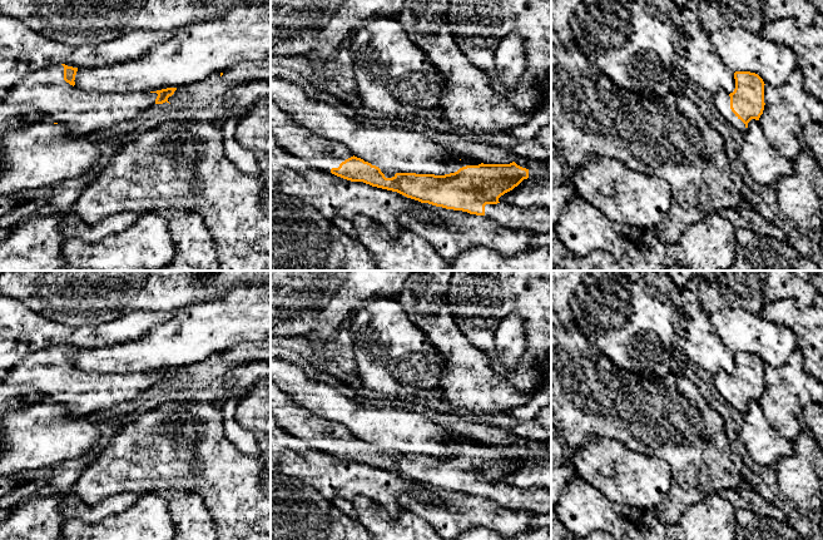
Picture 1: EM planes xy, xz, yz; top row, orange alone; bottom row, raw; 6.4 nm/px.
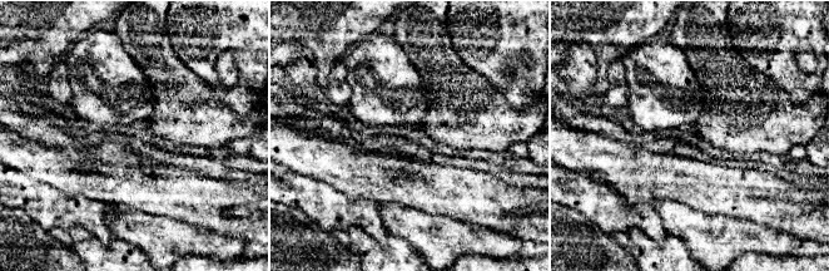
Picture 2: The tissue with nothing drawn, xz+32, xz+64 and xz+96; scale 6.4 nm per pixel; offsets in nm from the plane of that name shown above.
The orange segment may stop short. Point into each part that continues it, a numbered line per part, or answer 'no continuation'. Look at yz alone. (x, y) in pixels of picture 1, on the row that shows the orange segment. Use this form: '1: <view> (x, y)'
1: yz (722, 100)

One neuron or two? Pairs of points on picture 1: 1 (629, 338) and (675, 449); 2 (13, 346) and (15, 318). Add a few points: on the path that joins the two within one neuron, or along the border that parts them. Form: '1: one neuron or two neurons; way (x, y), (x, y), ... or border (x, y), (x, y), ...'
1: two neurons; border (618, 365), (647, 377), (664, 377), (670, 372)
2: one neuron; way (13, 340), (13, 325)

